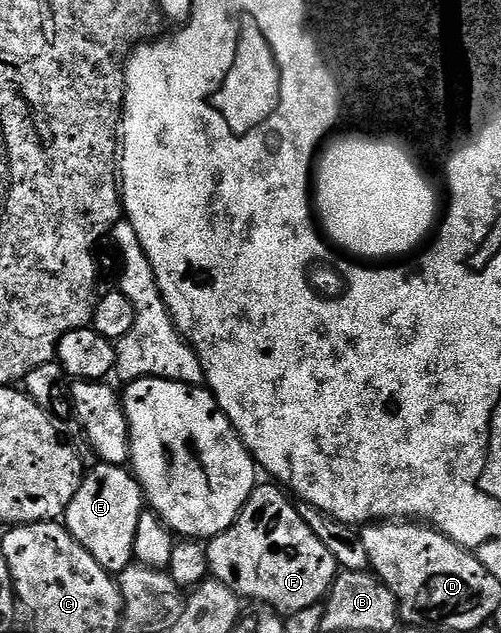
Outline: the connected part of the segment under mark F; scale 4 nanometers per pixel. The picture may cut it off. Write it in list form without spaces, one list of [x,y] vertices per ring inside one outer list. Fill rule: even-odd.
[[[258,484],[235,523],[208,542],[209,571],[212,580],[231,587],[231,591],[246,602],[261,601],[257,603],[278,614],[288,615],[303,611],[303,607],[321,605],[328,598],[337,579],[339,566],[335,555],[331,555],[331,551],[319,543],[319,538],[311,531],[311,527],[303,523],[297,505],[276,484],[268,484]]]

